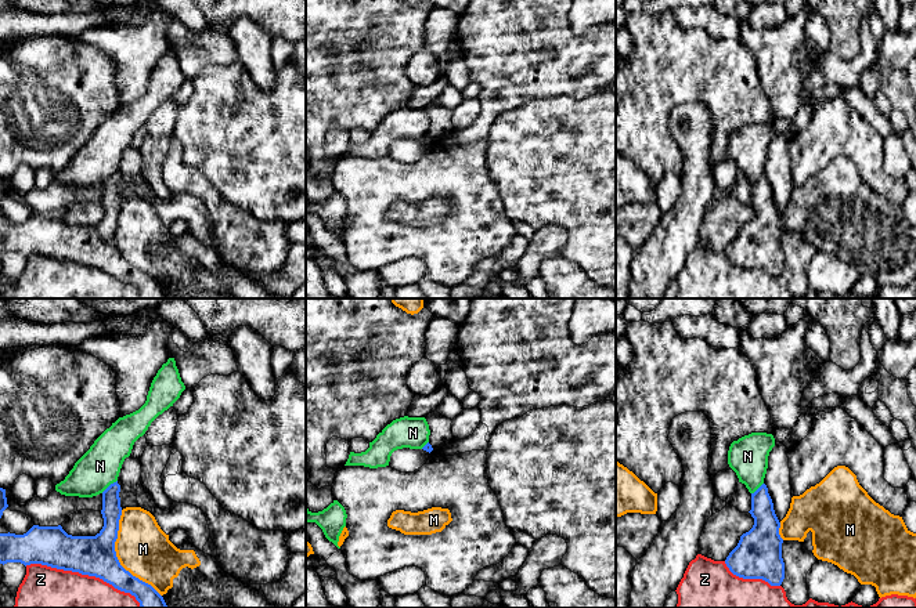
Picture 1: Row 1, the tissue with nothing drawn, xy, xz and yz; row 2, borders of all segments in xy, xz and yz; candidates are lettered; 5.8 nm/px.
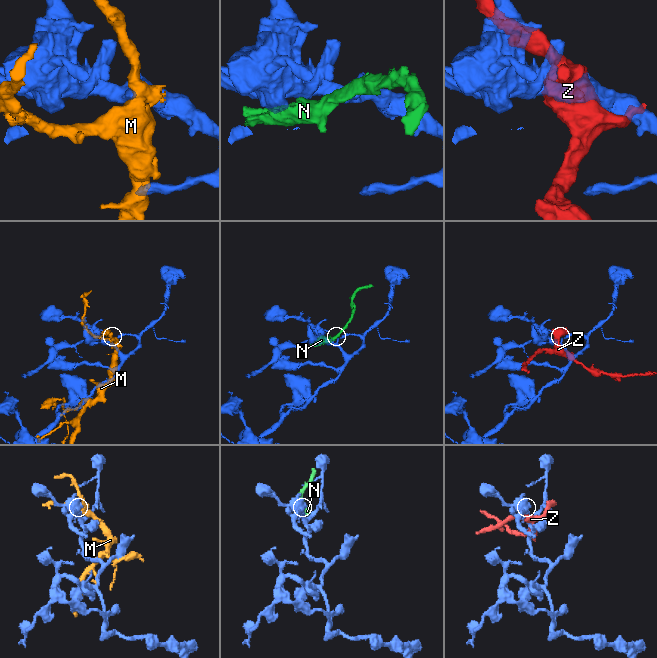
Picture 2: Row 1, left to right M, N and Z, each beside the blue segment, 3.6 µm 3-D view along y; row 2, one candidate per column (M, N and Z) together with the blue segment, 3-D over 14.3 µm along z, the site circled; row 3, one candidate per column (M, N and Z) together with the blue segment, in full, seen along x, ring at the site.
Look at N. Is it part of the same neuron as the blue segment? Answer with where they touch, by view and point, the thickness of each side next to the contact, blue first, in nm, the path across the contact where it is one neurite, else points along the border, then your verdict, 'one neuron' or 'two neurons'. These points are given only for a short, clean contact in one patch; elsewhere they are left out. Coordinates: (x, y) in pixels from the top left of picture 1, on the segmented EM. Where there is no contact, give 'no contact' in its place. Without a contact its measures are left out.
xy (110, 485) | 120/240 nm | one neuron

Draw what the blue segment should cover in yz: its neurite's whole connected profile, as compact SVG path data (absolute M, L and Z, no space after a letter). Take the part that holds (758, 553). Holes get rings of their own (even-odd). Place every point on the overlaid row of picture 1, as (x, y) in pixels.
M765 484L751 493L749 513L754 518L754 525L740 536L725 564L739 578L762 579L771 586L780 586L785 579L783 539L779 535L780 522Z

